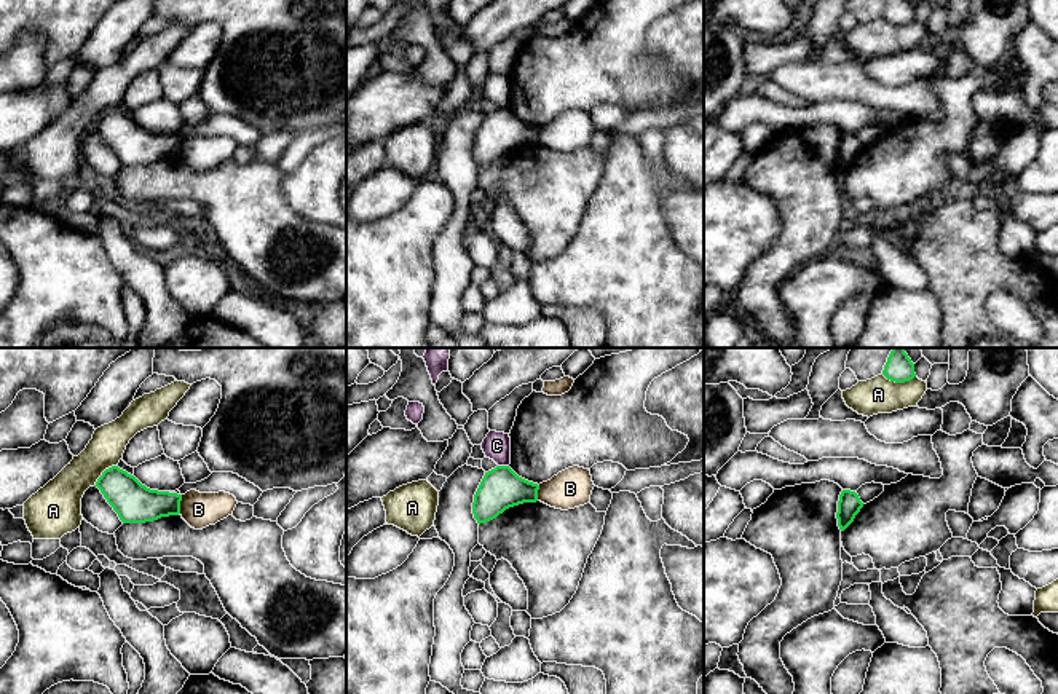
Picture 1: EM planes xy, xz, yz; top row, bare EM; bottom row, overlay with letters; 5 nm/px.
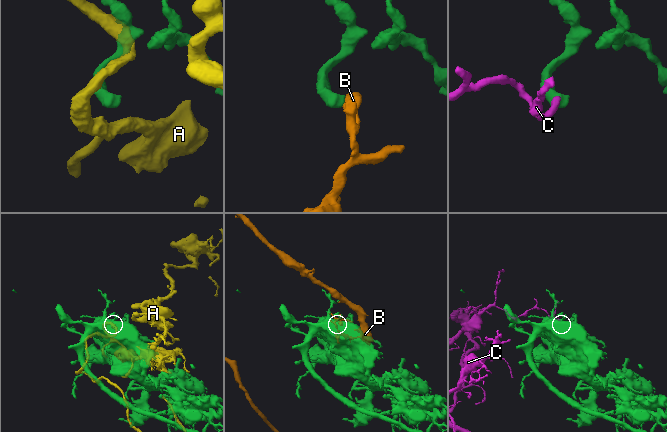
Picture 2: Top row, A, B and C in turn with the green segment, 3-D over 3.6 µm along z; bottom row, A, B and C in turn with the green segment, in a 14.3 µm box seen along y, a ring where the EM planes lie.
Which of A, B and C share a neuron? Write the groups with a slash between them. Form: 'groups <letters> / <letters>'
groups A / B / C

